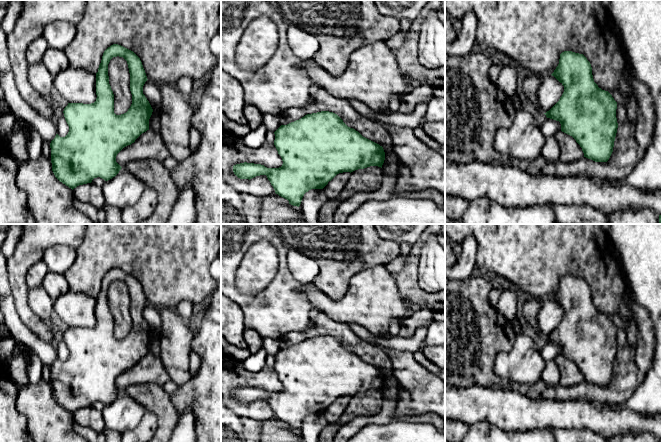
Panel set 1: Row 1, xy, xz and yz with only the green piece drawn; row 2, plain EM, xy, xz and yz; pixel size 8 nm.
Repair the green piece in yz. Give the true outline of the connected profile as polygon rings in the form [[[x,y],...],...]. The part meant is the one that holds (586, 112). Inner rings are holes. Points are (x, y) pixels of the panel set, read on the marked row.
[[[562,52],[559,64],[551,75],[564,86],[564,92],[559,101],[544,114],[560,122],[561,131],[576,140],[584,157],[595,162],[607,162],[613,152],[618,128],[617,102],[608,91],[602,90],[594,82],[591,64],[583,54]]]

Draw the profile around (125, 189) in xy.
[[[122,167],[115,177],[104,183],[102,192],[108,205],[122,210],[136,204],[142,197],[145,187],[139,178]]]

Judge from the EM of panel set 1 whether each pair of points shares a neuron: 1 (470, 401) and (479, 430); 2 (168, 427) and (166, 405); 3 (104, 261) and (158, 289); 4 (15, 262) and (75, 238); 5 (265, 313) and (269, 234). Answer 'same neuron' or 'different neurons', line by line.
1: different neurons
2: same neuron
3: same neuron
4: same neuron
5: same neuron

